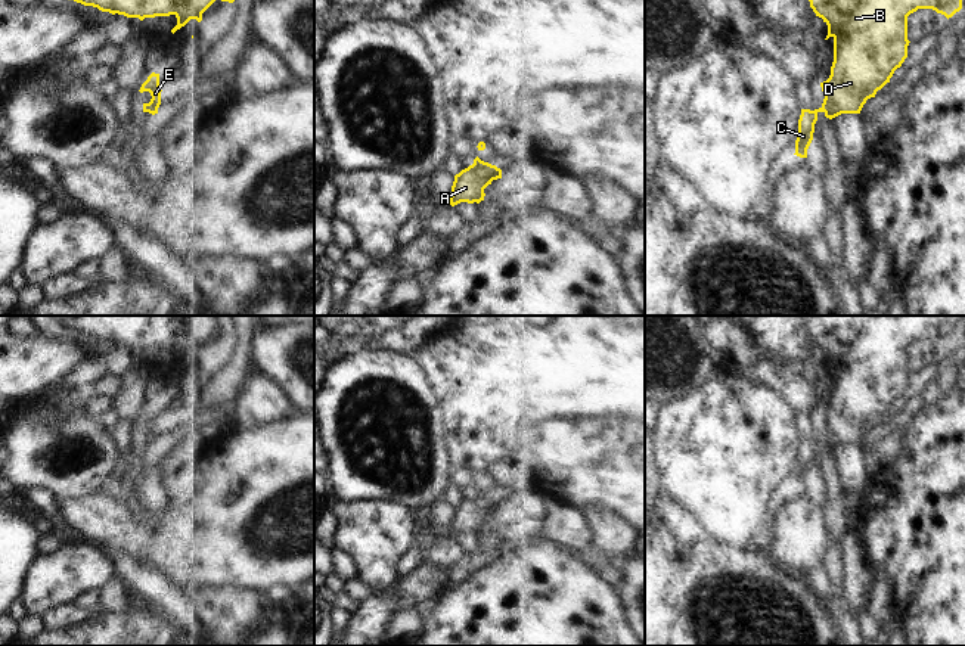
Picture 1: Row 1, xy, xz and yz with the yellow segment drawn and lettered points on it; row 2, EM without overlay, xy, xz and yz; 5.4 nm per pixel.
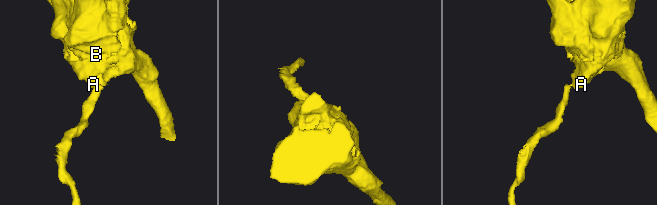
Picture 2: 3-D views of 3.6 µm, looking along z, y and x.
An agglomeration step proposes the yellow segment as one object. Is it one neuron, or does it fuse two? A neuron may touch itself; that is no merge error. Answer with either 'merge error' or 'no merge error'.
merge error

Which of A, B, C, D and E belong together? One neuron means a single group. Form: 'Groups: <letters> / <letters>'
Groups: A B D E / C

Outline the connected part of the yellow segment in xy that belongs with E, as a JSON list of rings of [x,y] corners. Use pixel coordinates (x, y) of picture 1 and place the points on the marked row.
[[[152,72],[152,74],[148,77],[148,80],[142,84],[142,87],[140,87],[139,91],[140,91],[140,93],[149,91],[151,96],[152,96],[152,99],[151,99],[149,103],[143,103],[143,108],[145,108],[145,106],[149,106],[149,108],[158,111],[158,108],[159,108],[159,105],[161,105],[161,91],[162,91],[162,90],[159,88],[159,74]]]

